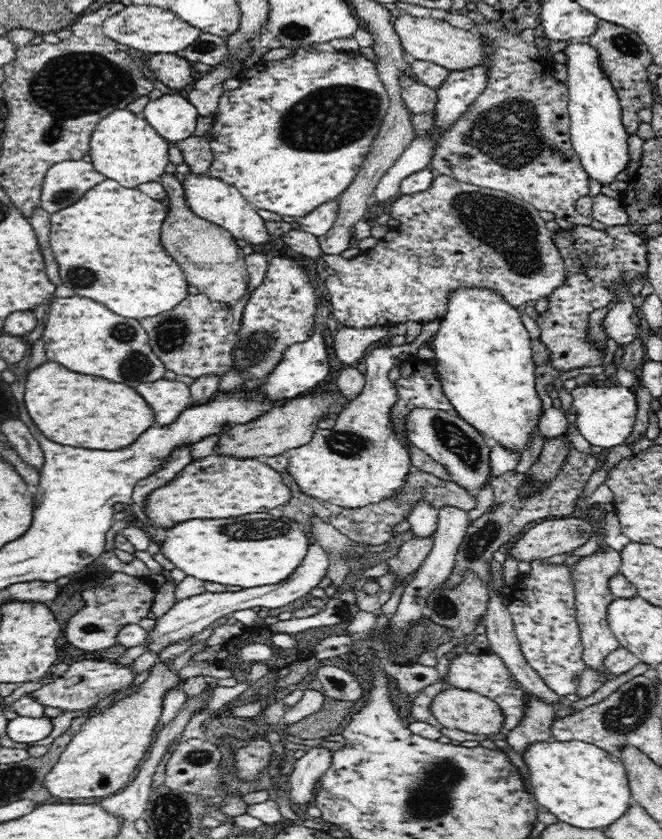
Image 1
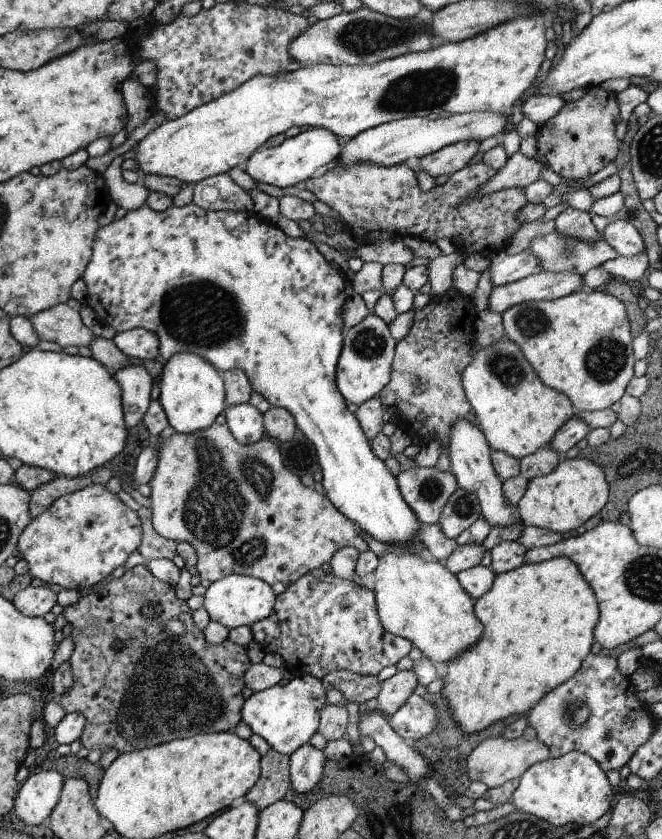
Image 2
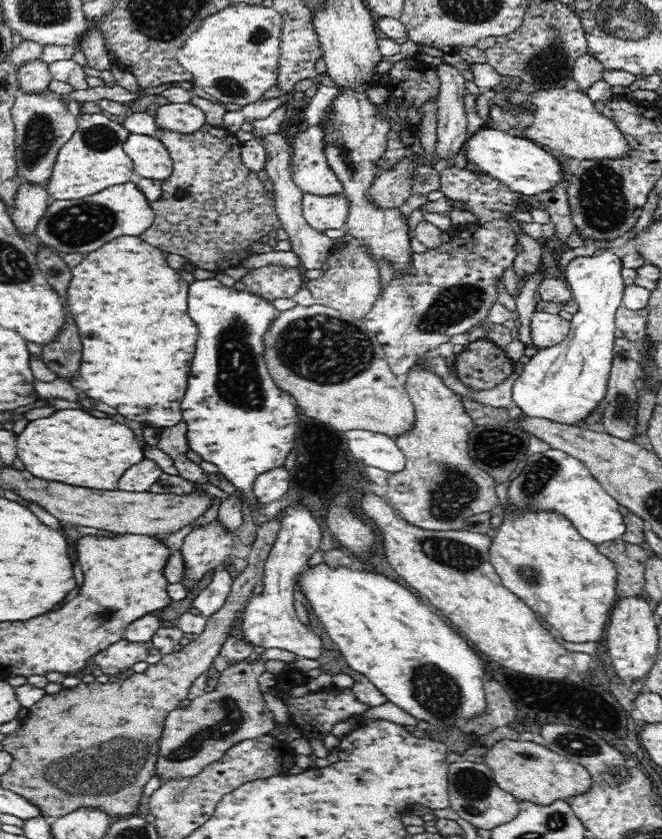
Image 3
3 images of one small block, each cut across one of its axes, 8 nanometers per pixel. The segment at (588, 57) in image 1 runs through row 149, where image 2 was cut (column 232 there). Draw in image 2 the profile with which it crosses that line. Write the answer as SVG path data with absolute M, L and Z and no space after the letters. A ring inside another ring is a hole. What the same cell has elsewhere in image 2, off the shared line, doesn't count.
M232 574L218 582L211 583L203 597L203 607L208 612L210 620L220 622L230 631L267 619L275 610L276 604L276 595L272 590L272 585L259 578L239 574Z

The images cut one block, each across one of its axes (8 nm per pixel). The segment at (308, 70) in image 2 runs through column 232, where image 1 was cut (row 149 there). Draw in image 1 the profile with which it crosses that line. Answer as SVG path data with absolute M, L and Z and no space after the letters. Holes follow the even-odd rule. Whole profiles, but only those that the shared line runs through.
M122 108L108 114L95 126L89 155L93 167L107 179L116 180L124 188L137 189L145 182L160 180L165 173L169 143L141 114Z

